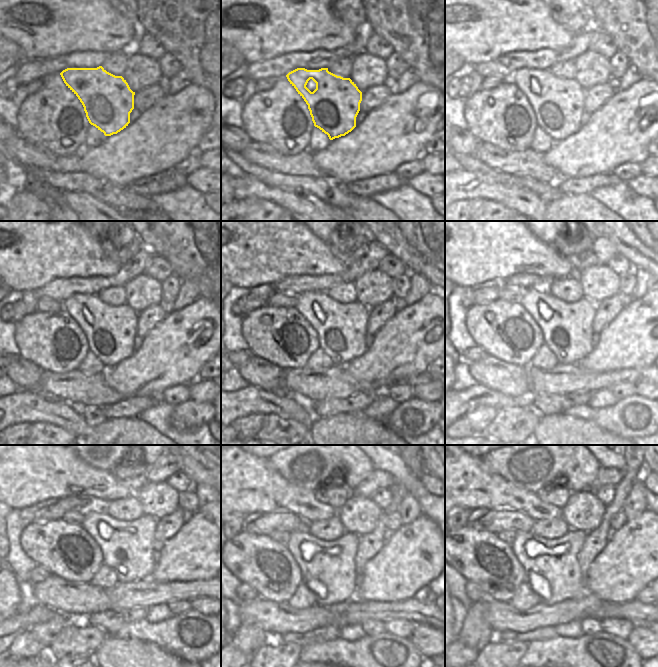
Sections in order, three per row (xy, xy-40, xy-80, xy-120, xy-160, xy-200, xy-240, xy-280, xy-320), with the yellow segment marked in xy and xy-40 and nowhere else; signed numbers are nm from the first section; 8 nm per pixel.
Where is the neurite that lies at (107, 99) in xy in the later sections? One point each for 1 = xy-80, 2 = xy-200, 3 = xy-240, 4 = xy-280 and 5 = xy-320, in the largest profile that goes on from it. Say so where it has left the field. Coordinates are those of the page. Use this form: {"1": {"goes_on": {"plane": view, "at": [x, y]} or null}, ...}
{"1": {"goes_on": {"plane": "xy-80", "at": [558, 107]}}, "2": {"goes_on": {"plane": "xy-200", "at": [567, 329]}}, "3": {"goes_on": {"plane": "xy-240", "at": [126, 547]}}, "4": {"goes_on": {"plane": "xy-280", "at": [327, 568]}}, "5": {"goes_on": {"plane": "xy-320", "at": [551, 569]}}}

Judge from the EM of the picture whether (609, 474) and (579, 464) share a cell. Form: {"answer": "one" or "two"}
{"answer": "two"}

